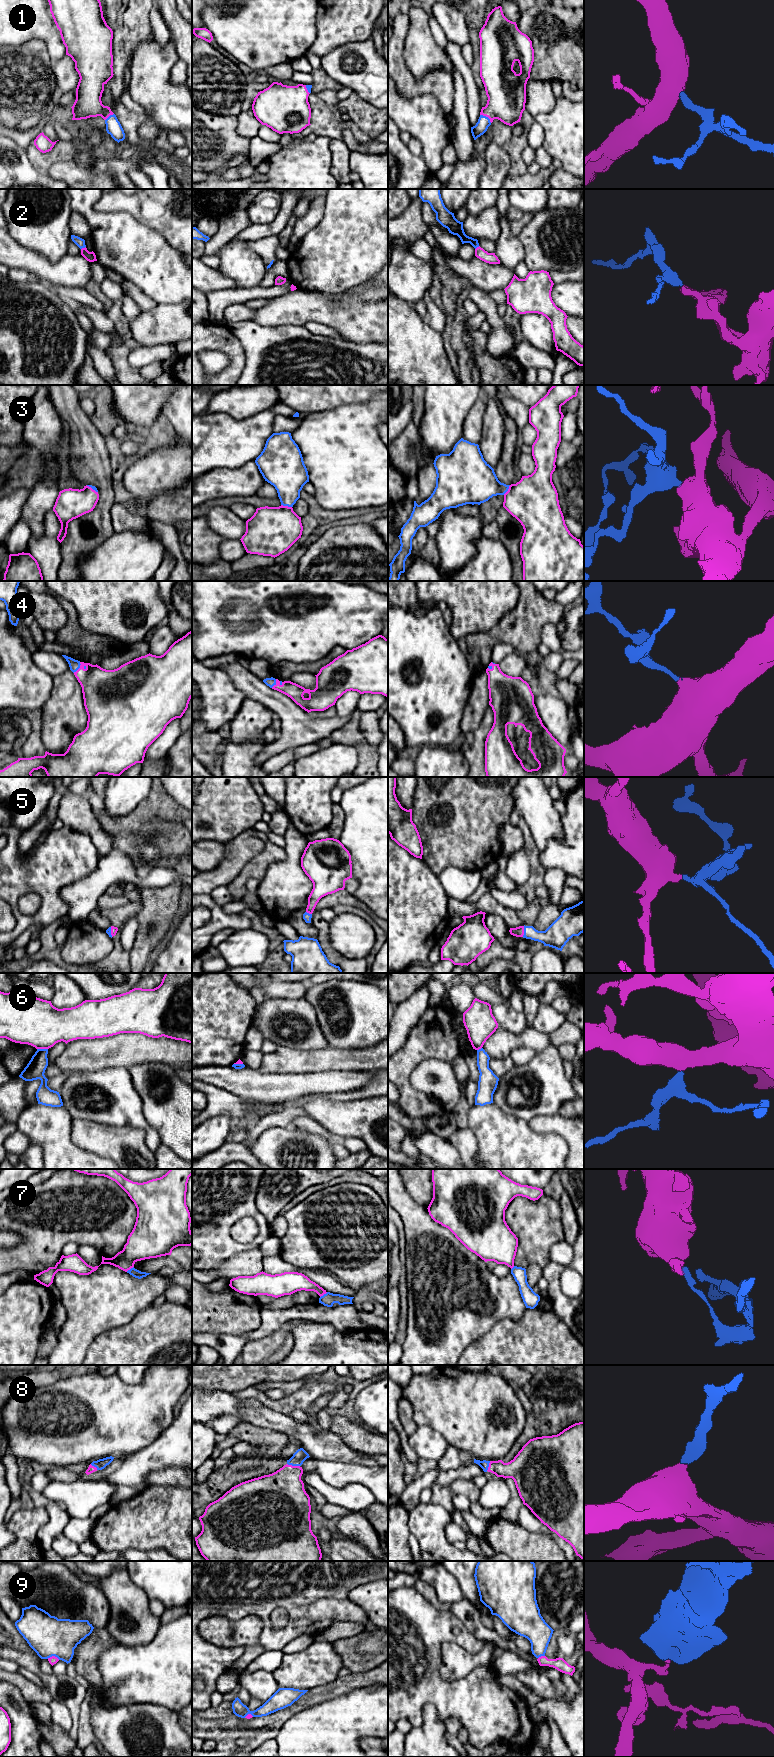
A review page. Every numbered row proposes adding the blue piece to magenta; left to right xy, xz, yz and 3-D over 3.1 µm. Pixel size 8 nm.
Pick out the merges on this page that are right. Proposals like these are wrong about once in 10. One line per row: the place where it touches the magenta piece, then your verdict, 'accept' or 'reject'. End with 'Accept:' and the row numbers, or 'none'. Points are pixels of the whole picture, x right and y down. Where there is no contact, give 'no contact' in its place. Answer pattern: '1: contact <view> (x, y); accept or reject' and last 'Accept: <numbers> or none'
1: contact yz (486, 116); accept
2: contact xy (83, 248); accept
3: contact xz (286, 506); accept
4: contact xy (79, 668); accept
5: contact yz (523, 931); accept
6: contact xy (42, 1048); reject
7: contact xy (129, 1269); reject
8: contact xz (293, 1466); accept
9: contact xy (53, 1656); reject
Accept: 1, 2, 3, 4, 5, 8

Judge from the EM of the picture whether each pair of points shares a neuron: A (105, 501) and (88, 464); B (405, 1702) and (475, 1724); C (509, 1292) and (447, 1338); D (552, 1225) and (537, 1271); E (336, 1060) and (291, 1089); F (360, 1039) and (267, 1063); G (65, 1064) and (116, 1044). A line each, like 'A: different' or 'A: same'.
A: same
B: same
C: same
D: different
E: different
F: different
G: same

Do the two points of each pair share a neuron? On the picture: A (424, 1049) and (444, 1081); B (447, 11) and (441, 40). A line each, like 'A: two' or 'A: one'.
A: two
B: two

